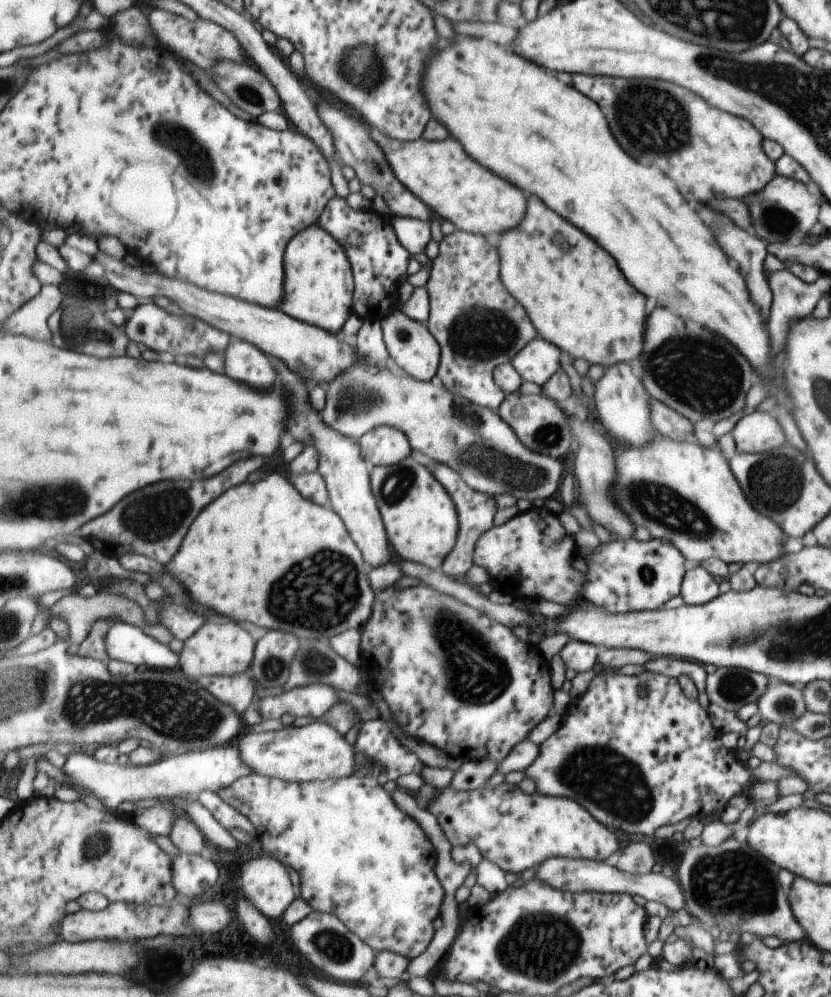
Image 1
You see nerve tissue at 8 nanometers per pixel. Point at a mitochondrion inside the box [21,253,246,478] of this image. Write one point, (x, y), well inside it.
(75, 331)

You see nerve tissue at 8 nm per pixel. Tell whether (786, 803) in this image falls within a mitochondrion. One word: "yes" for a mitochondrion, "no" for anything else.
no

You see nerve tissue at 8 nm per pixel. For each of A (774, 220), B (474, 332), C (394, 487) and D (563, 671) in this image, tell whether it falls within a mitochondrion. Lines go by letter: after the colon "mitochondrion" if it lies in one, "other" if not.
A: mitochondrion
B: mitochondrion
C: mitochondrion
D: other

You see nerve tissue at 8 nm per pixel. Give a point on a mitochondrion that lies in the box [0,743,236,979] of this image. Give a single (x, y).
(96, 846)

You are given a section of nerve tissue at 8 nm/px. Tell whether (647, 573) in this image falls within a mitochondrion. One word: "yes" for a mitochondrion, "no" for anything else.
yes

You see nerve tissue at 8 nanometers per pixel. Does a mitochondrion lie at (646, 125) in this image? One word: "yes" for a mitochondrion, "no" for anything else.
yes

